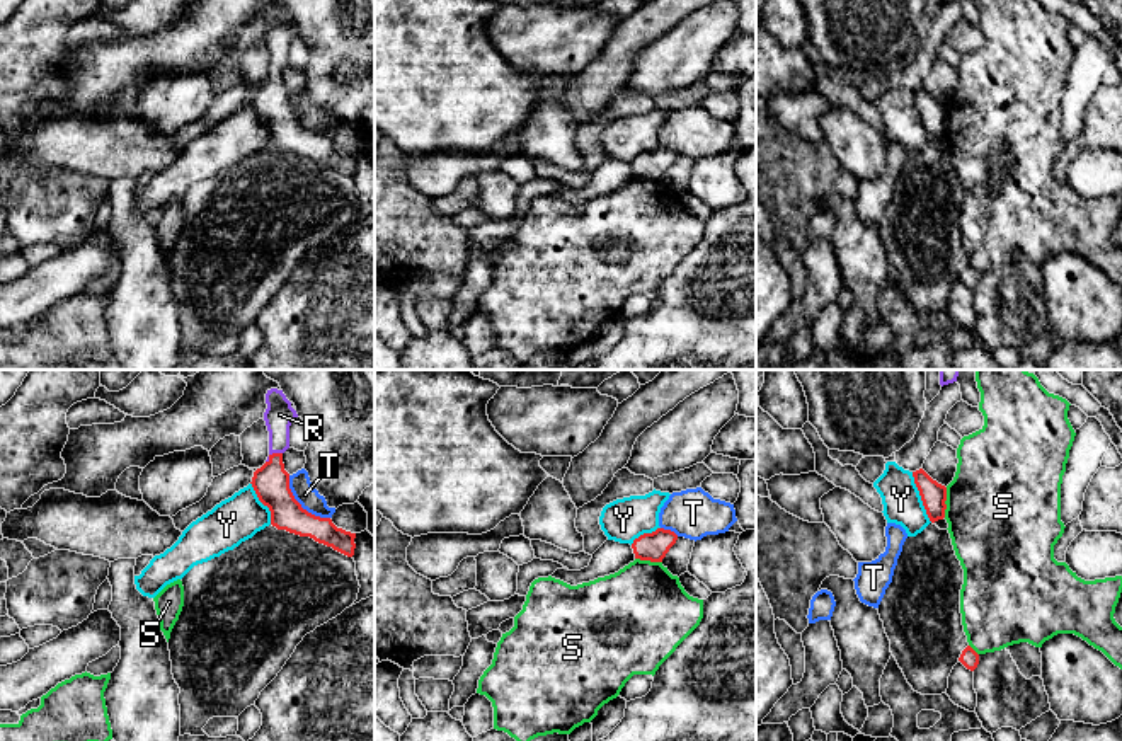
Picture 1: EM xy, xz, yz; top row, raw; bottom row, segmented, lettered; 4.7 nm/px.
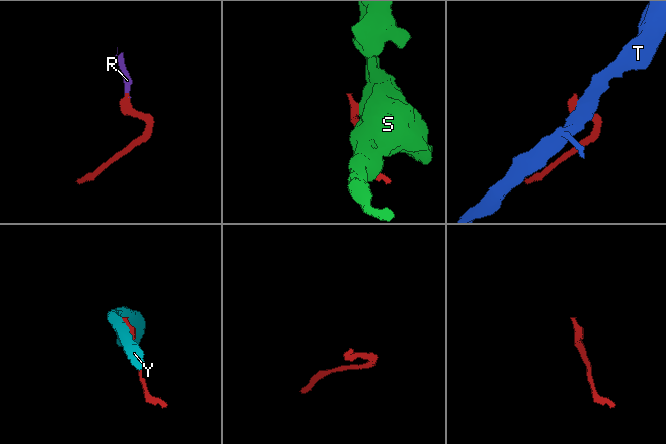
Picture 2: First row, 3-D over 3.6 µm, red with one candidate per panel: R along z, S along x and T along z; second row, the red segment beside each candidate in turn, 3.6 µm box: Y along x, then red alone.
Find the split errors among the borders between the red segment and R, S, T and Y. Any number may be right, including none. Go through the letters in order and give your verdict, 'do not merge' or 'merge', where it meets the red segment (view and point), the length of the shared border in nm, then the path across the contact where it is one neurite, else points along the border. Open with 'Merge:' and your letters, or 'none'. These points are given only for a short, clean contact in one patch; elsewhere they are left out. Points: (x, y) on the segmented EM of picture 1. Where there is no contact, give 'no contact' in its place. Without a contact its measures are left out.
Merge: R
R: merge | xy (273, 453) | 90 nm | across xy (271, 482), (273, 453), (278, 445), (280, 414)
S: do not merge | yz (944, 503) | 140 nm
T: do not merge | xy (300, 505) | 280 nm | along xy (288, 476), (293, 498), (309, 511), (329, 518)
Y: do not merge | yz (921, 498) | 260 nm | along yz (911, 472), (925, 513), (932, 522)

